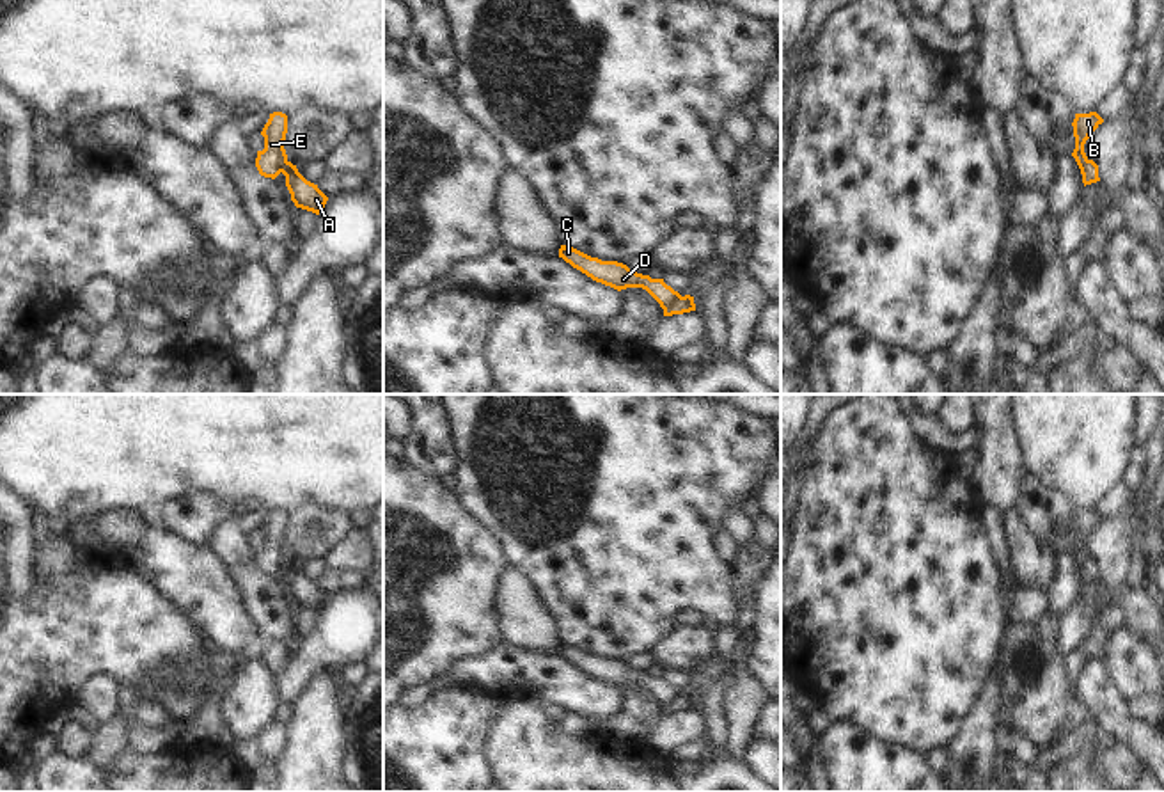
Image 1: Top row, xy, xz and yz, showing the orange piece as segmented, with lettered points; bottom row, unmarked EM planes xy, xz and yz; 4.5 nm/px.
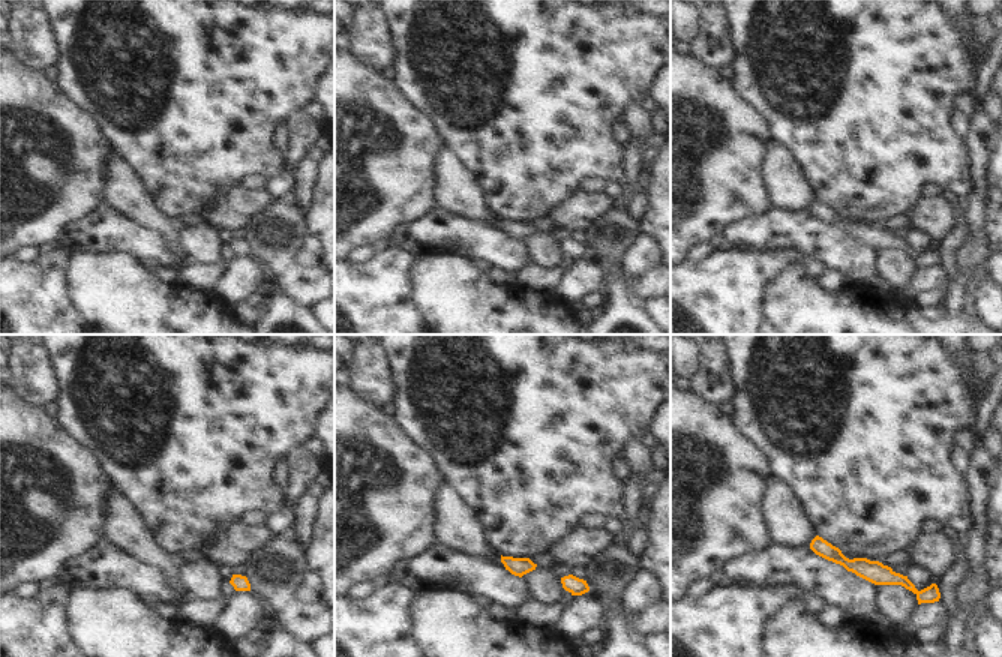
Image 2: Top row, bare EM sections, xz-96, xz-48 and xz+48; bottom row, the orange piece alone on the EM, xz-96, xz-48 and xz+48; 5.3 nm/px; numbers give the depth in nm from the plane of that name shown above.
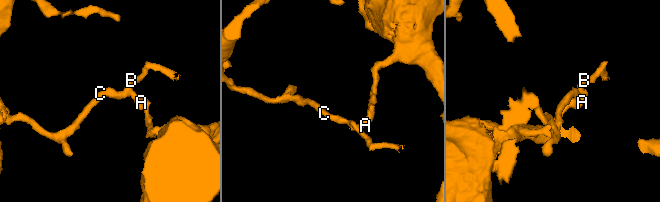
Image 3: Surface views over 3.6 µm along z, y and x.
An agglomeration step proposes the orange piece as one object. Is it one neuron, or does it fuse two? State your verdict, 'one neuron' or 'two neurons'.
two neurons

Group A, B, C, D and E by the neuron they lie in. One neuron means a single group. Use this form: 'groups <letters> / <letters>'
groups A / B C D E

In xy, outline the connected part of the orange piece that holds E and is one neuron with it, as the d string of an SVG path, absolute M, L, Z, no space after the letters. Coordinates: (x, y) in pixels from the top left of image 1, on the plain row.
M282 510L270 511L261 533L264 535L264 547L257 549L256 565L261 574L275 577L282 563L287 559L284 538L287 531L287 513Z

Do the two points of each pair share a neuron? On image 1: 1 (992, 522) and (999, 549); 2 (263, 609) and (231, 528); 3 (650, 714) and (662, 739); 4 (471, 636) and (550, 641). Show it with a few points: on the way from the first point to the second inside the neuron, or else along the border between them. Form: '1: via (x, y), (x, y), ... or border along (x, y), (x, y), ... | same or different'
1: via (994, 530), (998, 542) | same
2: via (258, 590), (243, 572), (233, 547) | same
3: border along (664, 714), (653, 728) | different
4: border along (495, 597), (503, 640) | different

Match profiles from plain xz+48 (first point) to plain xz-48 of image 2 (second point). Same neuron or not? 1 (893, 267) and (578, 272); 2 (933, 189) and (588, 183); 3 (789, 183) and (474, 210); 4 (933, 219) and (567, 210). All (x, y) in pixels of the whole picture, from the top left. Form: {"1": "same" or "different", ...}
{"1": "different", "2": "same", "3": "same", "4": "same"}

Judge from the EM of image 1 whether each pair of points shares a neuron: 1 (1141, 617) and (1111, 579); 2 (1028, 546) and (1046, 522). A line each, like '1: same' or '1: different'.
1: different
2: different

